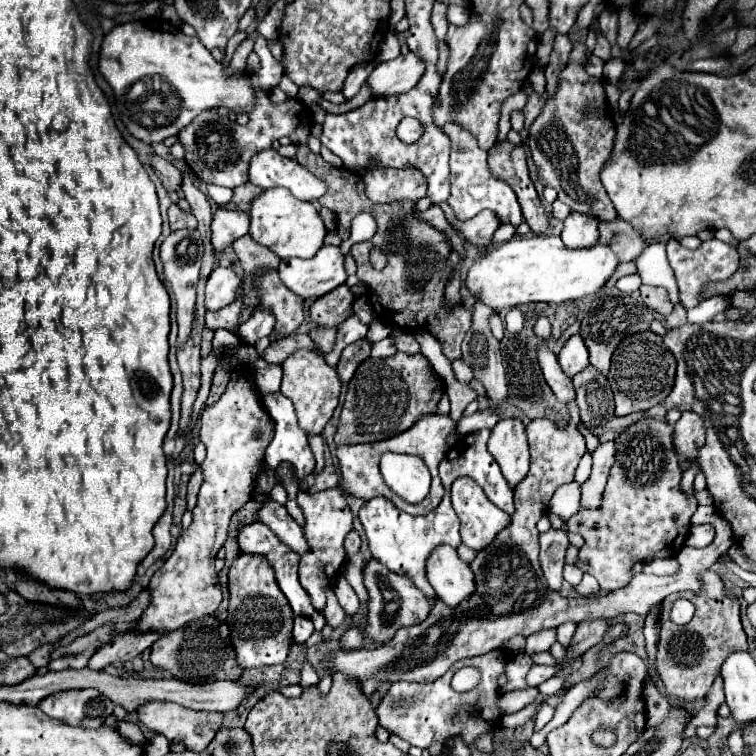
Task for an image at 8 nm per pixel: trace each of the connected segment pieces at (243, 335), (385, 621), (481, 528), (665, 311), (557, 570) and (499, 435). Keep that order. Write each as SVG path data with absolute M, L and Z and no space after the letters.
M257 309L251 319L247 319L245 323L239 325L239 331L237 331L237 337L241 343L247 343L249 347L253 347L259 339L263 337L269 337L271 331L273 331L273 315L269 311L263 311L263 309Z
M371 557L367 561L363 575L365 575L365 587L369 591L369 611L367 611L365 631L371 639L385 643L385 639L389 639L389 635L393 635L393 631L397 631L397 627L421 623L421 619L425 619L425 615L429 615L431 599L427 599L427 595L423 595L423 591L419 591L419 587L413 583L413 579L409 575L399 575L399 573L387 569L375 557Z
M457 477L451 485L451 501L461 519L461 539L471 549L487 547L487 543L493 541L493 535L509 523L509 515L489 503L471 477Z
M641 285L639 291L641 291L643 303L649 309L653 309L653 311L657 311L661 315L669 315L673 311L673 303L667 297L667 289L663 289L663 287L651 287L651 285Z
M549 529L541 533L541 567L549 587L559 589L563 581L563 567L565 567L565 551L569 547L567 529Z
M515 417L501 419L491 429L489 453L493 453L509 485L515 487L529 471L529 447L523 421Z

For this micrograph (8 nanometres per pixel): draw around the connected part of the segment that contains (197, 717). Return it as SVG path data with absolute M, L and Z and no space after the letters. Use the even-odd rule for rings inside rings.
M149 701L145 705L141 705L137 709L137 719L157 731L163 733L171 743L183 743L189 751L203 751L211 739L215 737L215 731L221 725L221 713L209 713L209 711L193 711L193 709L185 709L177 703L165 703L165 701Z

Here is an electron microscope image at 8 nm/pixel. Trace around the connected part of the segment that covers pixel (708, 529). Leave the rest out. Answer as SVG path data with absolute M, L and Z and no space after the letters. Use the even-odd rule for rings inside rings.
M691 525L685 545L689 547L707 547L715 537L715 529L711 525Z

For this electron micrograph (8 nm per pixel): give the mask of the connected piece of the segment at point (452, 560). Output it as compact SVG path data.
M437 545L425 563L427 579L445 605L455 607L473 591L473 573L451 545Z

